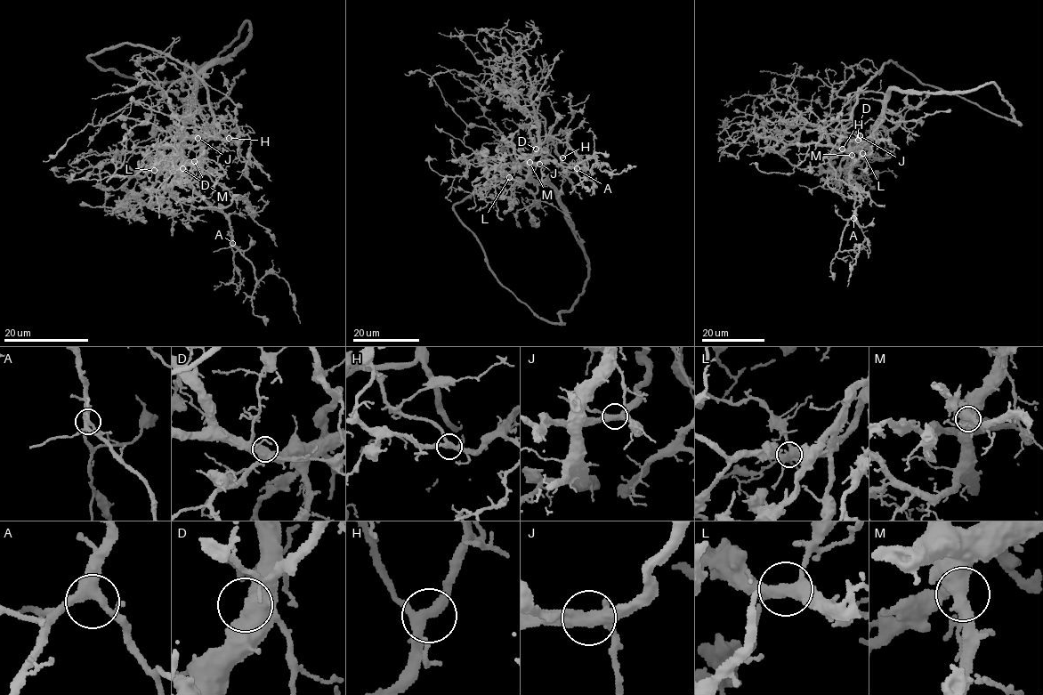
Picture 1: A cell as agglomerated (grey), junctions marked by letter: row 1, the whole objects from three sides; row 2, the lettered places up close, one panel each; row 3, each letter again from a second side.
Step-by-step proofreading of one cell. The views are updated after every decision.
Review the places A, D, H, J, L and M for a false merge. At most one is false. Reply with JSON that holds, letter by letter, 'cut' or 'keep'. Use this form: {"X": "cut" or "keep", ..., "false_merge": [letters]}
{"A": "keep", "D": "keep", "H": "keep", "J": "keep", "L": "keep", "M": "keep", "false_merge": []}

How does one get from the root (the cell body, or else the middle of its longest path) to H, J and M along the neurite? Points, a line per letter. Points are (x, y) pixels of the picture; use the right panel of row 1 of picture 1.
H: (852, 117), (844, 119), (842, 127), (852, 133), (858, 140)
J: (852, 117), (854, 129), (861, 135)
M: (852, 117), (861, 147), (858, 151), (844, 150), (850, 149), (852, 155)

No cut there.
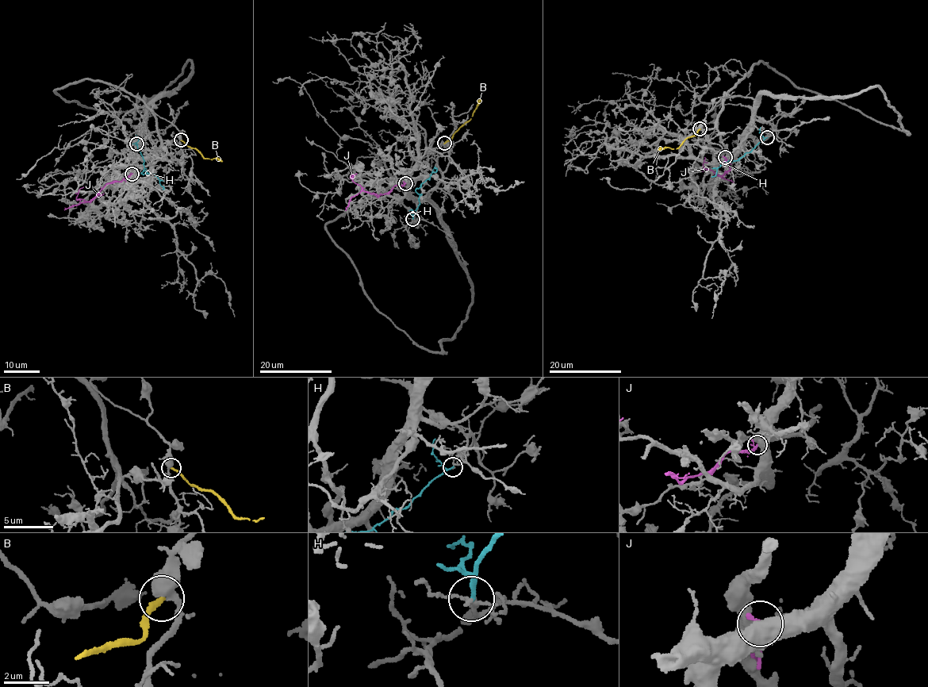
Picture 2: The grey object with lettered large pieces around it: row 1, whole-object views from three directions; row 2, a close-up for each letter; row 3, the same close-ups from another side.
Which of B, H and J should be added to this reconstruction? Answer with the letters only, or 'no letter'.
no letter

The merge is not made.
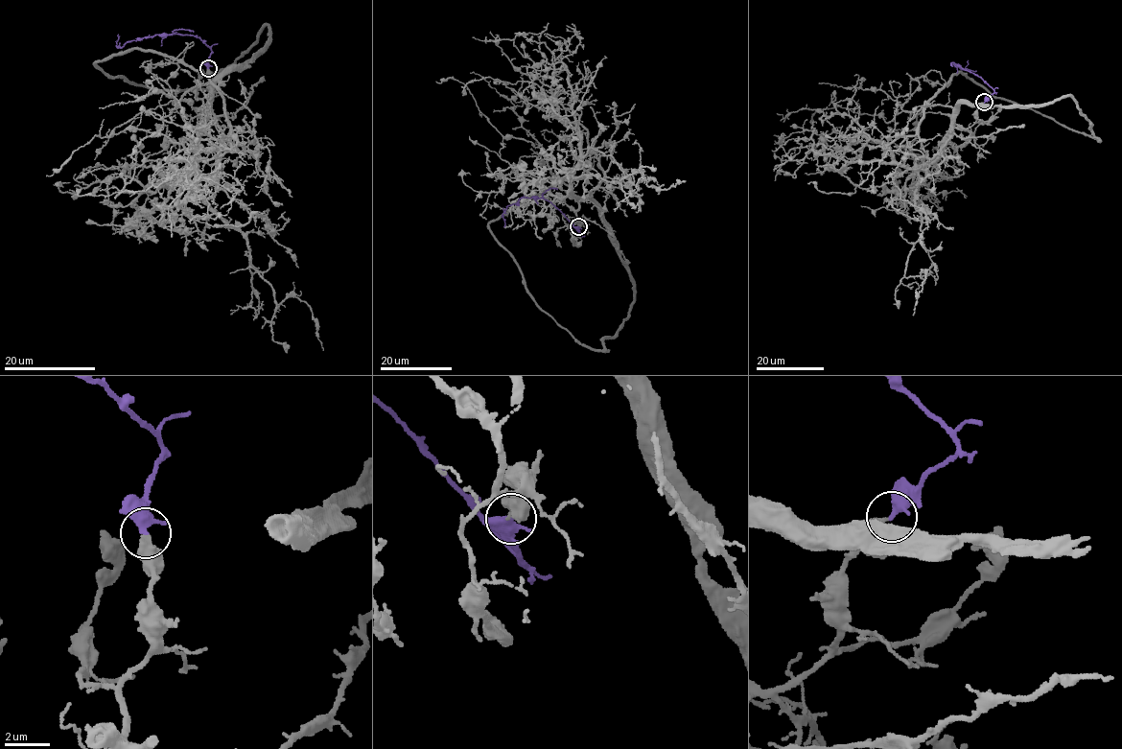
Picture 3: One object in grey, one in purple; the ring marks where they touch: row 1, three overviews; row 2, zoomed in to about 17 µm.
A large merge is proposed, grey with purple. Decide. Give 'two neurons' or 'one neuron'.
one neuron

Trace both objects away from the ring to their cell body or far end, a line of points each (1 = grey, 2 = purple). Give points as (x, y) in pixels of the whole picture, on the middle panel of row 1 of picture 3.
1: (578, 226), (579, 198), (593, 200), (634, 289), (629, 315), (603, 340), (605, 349), (591, 350), (532, 298)
2: (578, 226), (580, 233), (549, 201), (522, 197), (509, 204), (502, 214), (503, 226)

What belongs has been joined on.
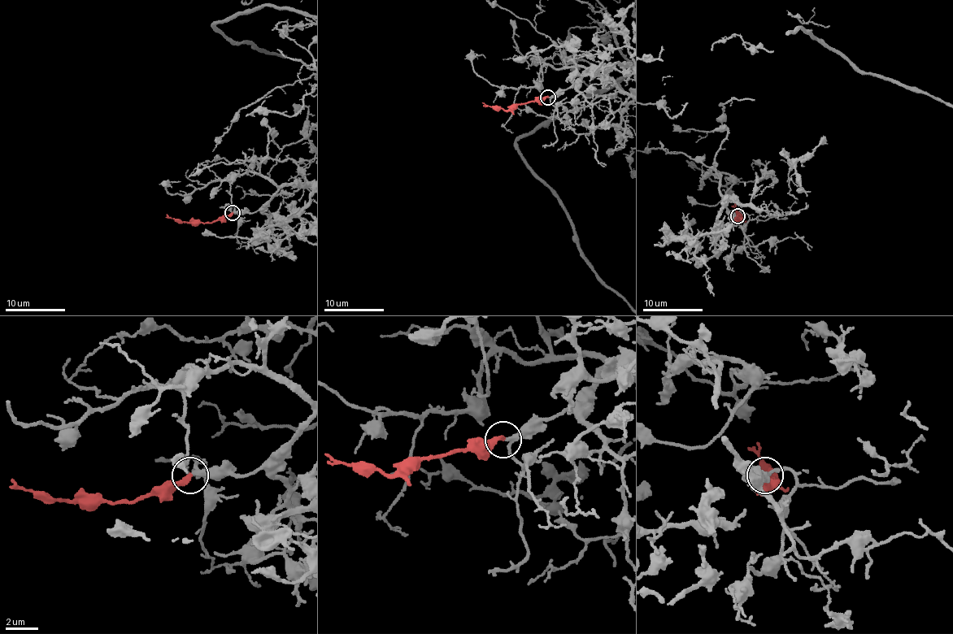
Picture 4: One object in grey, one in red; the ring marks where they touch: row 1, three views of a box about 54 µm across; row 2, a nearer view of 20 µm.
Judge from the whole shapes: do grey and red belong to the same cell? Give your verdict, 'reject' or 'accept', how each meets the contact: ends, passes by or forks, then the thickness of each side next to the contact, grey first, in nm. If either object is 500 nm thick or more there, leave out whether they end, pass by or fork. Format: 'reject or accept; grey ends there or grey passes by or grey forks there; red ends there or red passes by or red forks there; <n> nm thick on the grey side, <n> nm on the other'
accept; grey passes by; red ends there; 240 nm thick on the grey side, 280 nm on the other

